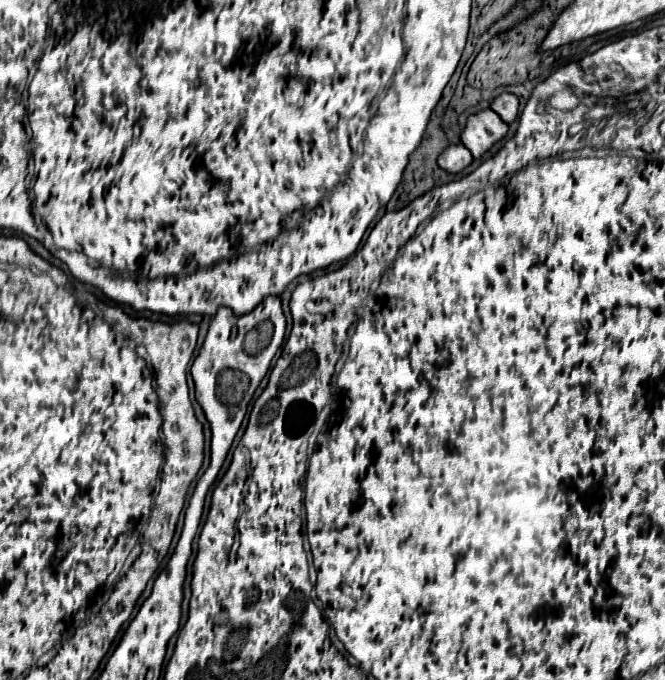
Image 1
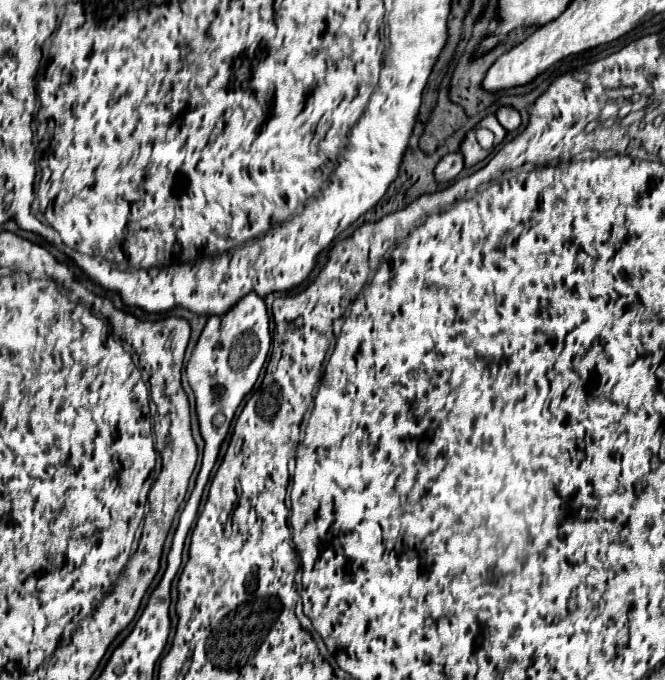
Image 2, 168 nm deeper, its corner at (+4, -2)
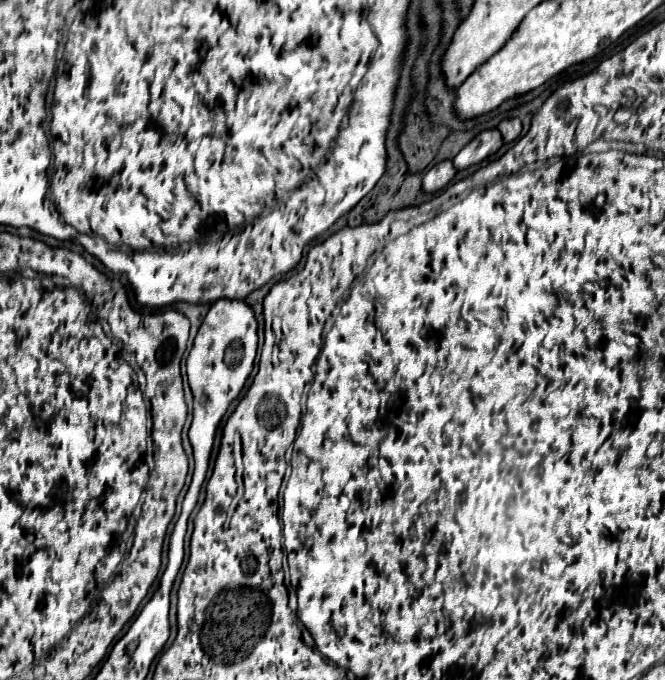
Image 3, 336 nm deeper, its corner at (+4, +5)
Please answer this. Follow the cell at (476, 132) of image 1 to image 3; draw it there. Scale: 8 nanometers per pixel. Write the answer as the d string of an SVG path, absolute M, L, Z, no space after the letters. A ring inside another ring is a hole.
M498 129L492 131L482 131L478 137L474 137L456 157L454 157L454 167L456 171L468 169L476 163L482 163L490 155L494 155L502 147L502 135Z

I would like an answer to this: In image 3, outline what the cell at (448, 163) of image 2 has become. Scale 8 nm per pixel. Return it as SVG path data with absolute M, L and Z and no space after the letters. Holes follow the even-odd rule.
M442 161L438 165L434 165L422 179L422 191L424 193L436 193L442 191L456 175L456 169L452 165L452 161Z

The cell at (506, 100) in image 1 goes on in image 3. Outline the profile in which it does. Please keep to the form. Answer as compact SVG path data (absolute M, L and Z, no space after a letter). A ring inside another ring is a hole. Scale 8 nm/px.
M506 119L506 121L502 121L502 123L498 125L498 129L500 129L500 133L502 133L504 143L512 143L512 141L516 141L516 139L520 137L522 123L520 123L520 119Z

